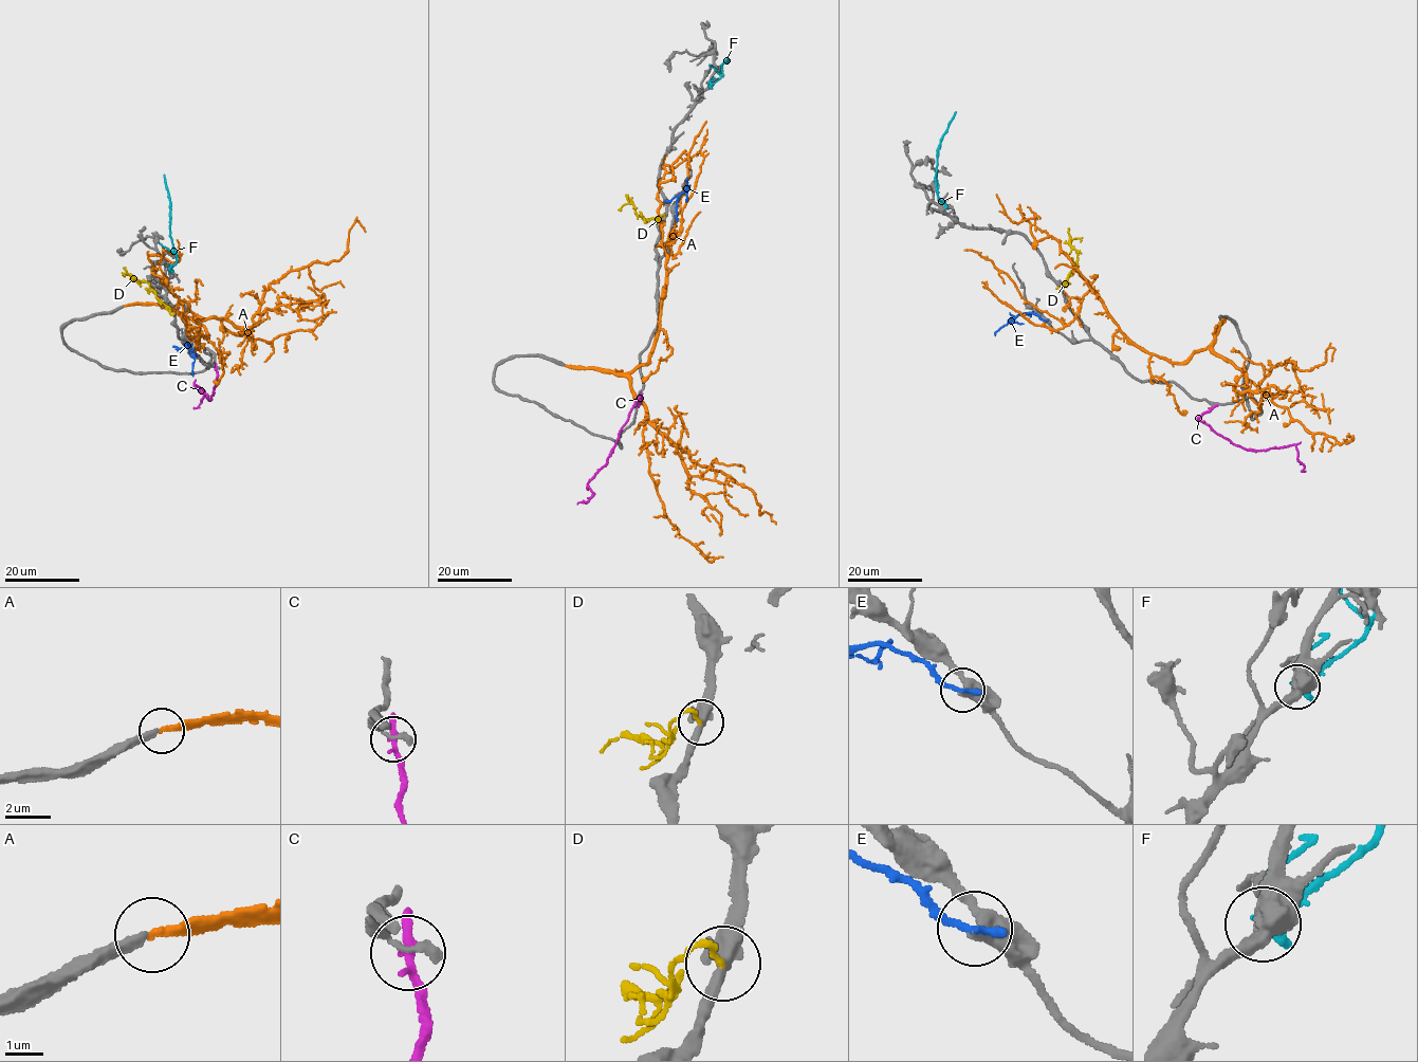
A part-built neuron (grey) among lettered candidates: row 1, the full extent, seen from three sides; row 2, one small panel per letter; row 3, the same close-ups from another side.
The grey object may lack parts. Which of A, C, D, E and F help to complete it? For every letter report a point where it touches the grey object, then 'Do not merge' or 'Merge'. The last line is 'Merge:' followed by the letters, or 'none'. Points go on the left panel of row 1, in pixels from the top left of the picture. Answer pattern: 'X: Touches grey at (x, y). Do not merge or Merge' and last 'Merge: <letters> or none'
A: Touches grey at (124, 306). Merge
C: Touches grey at (216, 367). Do not merge
D: Touches grey at (175, 312). Do not merge
E: Touches grey at (190, 345). Do not merge
F: Touches grey at (170, 271). Do not merge
Merge: A

